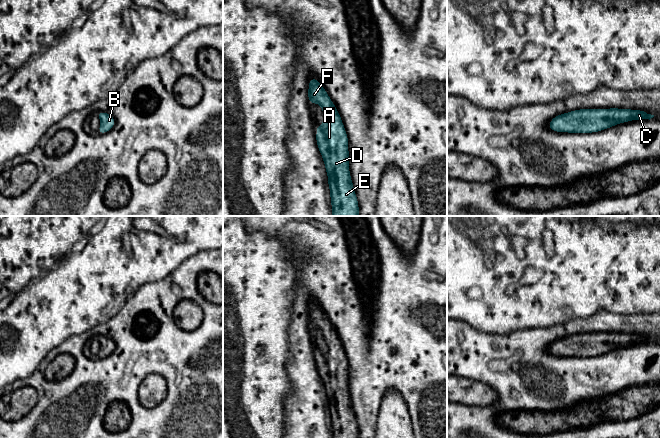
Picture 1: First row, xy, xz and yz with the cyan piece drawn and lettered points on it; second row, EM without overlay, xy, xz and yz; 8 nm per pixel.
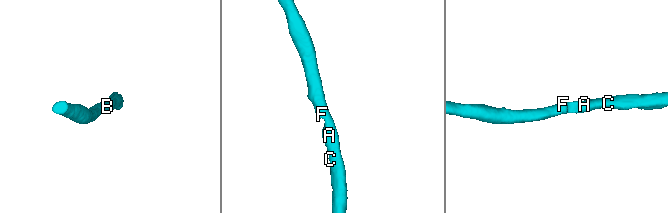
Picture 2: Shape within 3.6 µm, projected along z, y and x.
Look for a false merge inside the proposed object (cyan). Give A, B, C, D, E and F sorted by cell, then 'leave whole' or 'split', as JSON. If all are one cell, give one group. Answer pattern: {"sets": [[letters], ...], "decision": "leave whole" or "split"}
{"sets": [["A", "B", "C", "D", "E", "F"]], "decision": "leave whole"}

